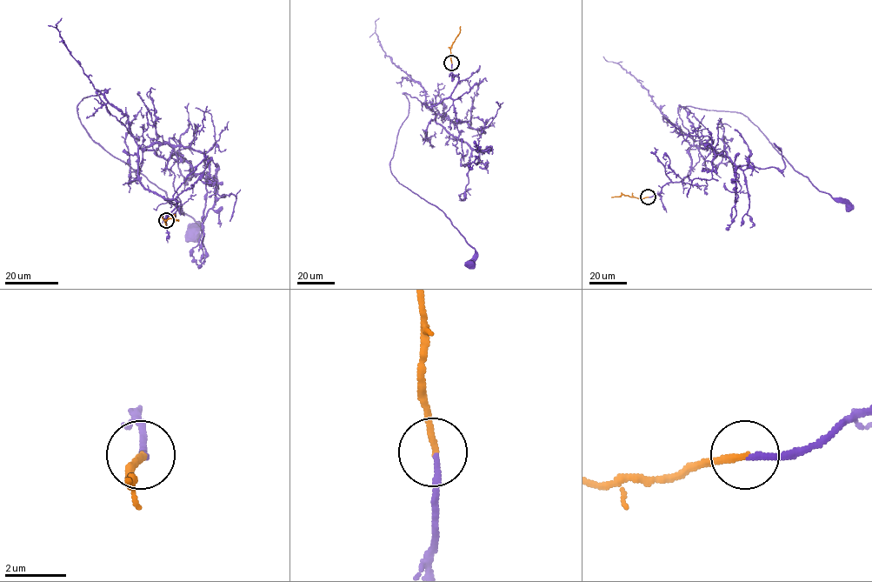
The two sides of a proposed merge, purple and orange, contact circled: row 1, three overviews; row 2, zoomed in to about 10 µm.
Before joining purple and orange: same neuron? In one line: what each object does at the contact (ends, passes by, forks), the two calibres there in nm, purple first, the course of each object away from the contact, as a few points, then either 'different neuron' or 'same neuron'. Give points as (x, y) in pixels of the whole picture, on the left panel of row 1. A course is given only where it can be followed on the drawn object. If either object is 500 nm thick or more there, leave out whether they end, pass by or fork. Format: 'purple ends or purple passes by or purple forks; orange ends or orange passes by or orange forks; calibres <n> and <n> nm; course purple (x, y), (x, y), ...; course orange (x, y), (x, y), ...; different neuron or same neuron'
purple ends; orange ends; calibres 200 and 220 nm; course purple (166, 220), (176, 202), (141, 184), (138, 146), (104, 90), (82, 100), (88, 135), (200, 222), (192, 236); course orange (166, 220), (165, 223), (173, 217), (178, 221); same neuron

